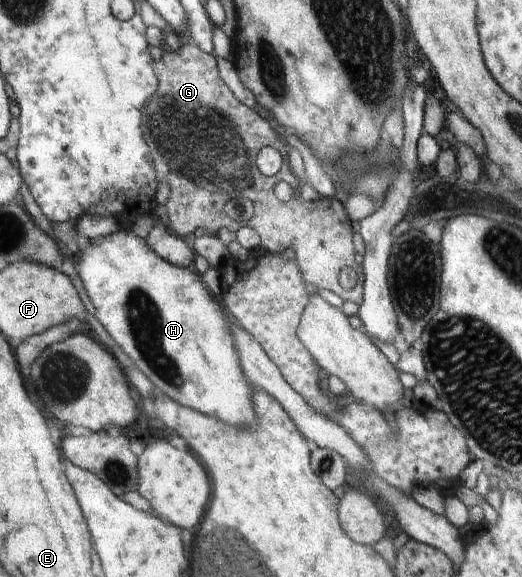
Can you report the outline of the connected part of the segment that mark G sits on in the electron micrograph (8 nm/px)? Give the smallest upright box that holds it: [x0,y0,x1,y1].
[144,39,363,306]

